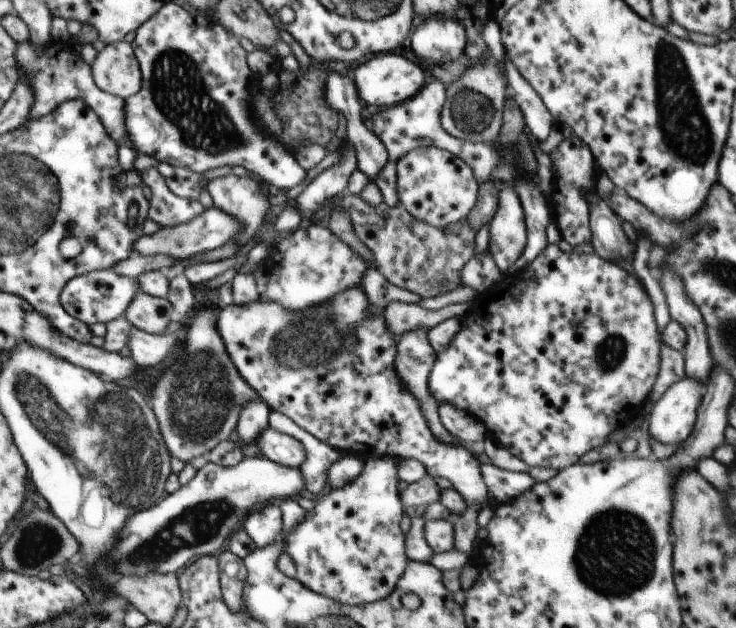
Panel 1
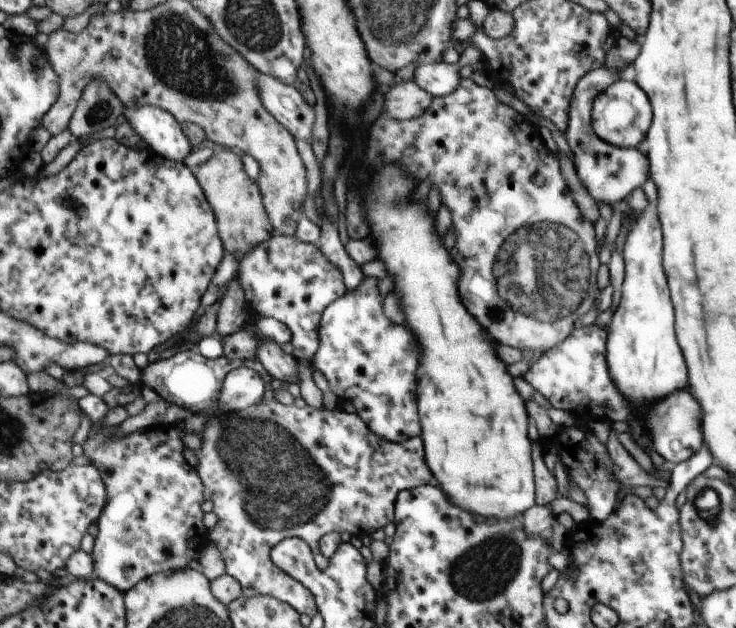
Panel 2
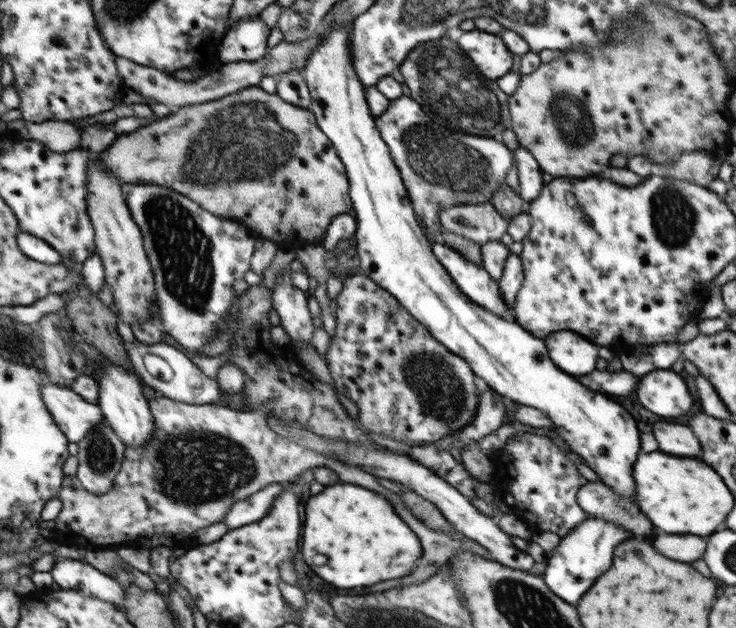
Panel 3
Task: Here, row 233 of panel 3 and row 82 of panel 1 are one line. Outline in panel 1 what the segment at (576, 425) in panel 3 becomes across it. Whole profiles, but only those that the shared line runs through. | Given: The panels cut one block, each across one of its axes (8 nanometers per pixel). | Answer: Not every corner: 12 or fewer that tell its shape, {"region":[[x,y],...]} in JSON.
{"region":[[381,53],[355,70],[359,98],[390,107],[424,86],[420,66]]}

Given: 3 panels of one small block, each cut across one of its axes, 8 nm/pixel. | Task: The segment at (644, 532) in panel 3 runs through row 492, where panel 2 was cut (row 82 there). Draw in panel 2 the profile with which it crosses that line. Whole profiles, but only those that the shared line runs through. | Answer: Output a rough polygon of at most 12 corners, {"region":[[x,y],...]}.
{"region":[[617,68],[574,87],[567,142],[590,196],[614,207],[648,180],[648,158],[594,134],[596,96]]}

